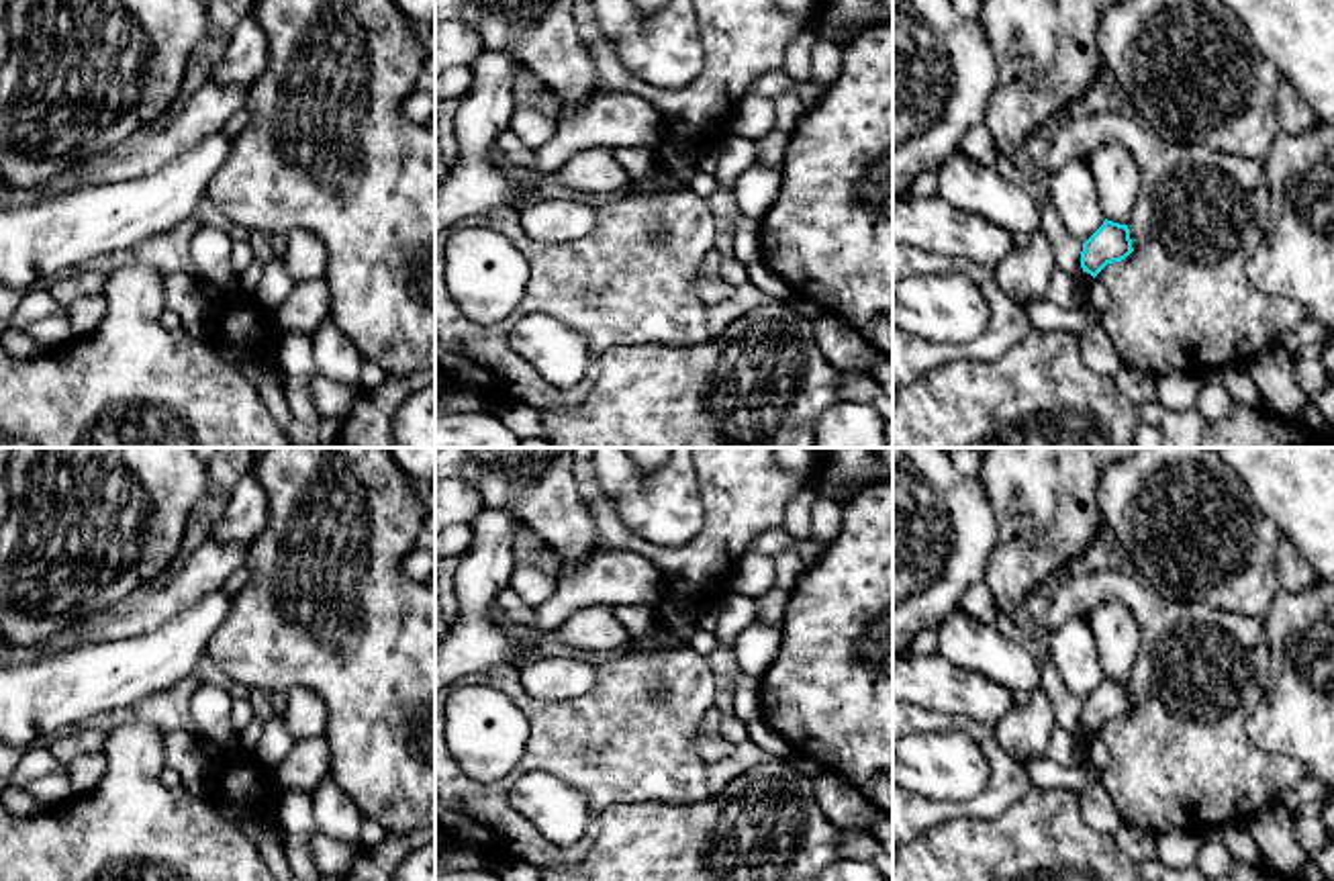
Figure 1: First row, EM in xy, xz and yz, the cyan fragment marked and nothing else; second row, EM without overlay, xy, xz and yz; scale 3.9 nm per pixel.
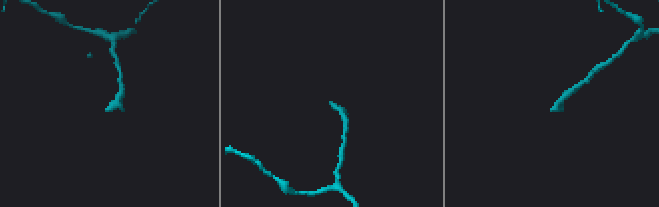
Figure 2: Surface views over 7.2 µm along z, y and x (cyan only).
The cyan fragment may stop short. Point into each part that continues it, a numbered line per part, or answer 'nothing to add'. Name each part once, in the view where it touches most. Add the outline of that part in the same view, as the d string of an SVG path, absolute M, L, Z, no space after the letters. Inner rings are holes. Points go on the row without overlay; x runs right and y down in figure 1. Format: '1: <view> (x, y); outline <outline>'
1: yz (1083, 736); outline M1081 728L1075 732L1075 738L1077 738L1079 748L1083 752L1083 760L1089 762L1089 746L1091 746L1093 734Z

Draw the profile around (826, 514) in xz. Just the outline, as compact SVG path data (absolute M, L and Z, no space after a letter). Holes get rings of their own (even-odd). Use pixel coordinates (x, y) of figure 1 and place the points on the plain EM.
M817 497L811 507L811 538L821 544L829 544L842 531L842 515L842 503Z

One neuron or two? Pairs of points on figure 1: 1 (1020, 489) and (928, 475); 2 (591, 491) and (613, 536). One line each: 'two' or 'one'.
1: two
2: one

